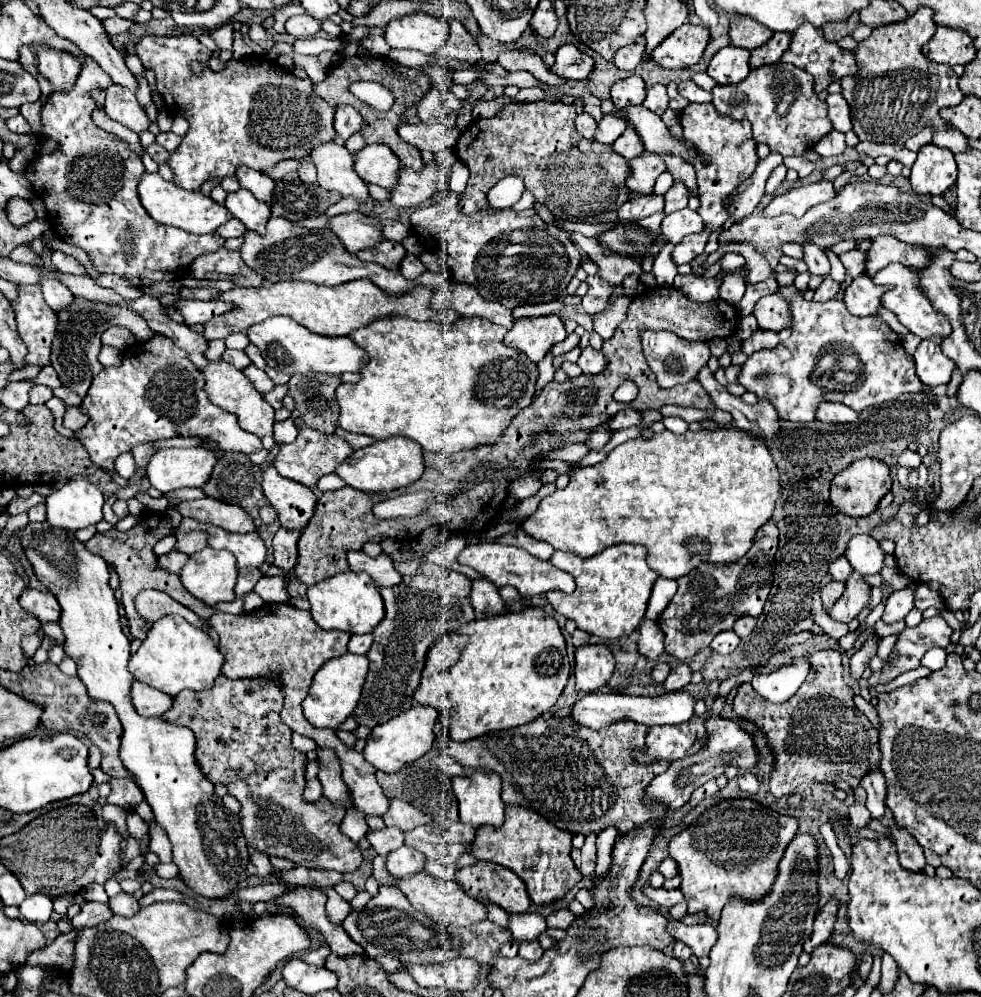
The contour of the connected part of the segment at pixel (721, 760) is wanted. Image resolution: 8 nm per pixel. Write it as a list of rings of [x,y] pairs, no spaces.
[[[709,716],[707,732],[709,732],[707,738],[711,738],[711,740],[705,744],[705,748],[701,748],[701,752],[697,752],[695,756],[671,762],[663,774],[653,778],[653,784],[649,784],[649,788],[645,788],[645,804],[653,804],[653,800],[661,800],[661,804],[665,804],[665,812],[675,812],[687,804],[687,800],[691,798],[695,788],[703,786],[707,780],[713,780],[719,774],[723,774],[725,766],[733,764],[733,766],[739,766],[741,770],[751,770],[755,766],[755,762],[757,762],[755,744],[753,744],[751,736],[747,732],[743,732],[735,722],[721,718],[721,716]]]

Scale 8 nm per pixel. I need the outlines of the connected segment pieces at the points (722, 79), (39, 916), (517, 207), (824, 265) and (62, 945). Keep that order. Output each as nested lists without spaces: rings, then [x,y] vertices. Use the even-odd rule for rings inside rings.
[[[737,46],[721,48],[709,62],[707,74],[717,84],[735,84],[747,78],[749,74],[749,50]]]
[[[35,894],[35,896],[29,896],[29,898],[19,906],[19,910],[21,910],[21,916],[23,916],[25,920],[41,924],[41,922],[49,920],[49,916],[51,916],[51,912],[53,912],[53,902],[51,902],[49,896]]]
[[[525,190],[523,192],[523,194],[521,195],[520,200],[517,203],[515,203],[512,206],[512,208],[516,212],[521,212],[521,211],[524,211],[526,209],[533,209],[535,203],[536,203],[536,200],[533,197],[533,195],[529,191]]]
[[[803,244],[803,262],[809,266],[809,274],[829,274],[829,260],[823,248],[817,248],[817,244]]]
[[[71,930],[69,934],[61,934],[53,940],[53,944],[33,952],[27,958],[27,964],[32,966],[40,965],[49,968],[49,966],[57,966],[63,970],[69,970],[73,966],[73,946],[75,946],[75,938],[77,932]]]

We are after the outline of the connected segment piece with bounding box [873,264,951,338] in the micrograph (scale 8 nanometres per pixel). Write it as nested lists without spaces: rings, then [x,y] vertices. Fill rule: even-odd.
[[[889,264],[883,270],[879,270],[873,276],[875,284],[885,284],[889,286],[887,292],[881,296],[881,306],[889,308],[893,314],[897,314],[897,318],[901,320],[901,324],[917,334],[919,338],[929,338],[929,336],[947,336],[951,332],[951,324],[947,320],[945,314],[937,312],[931,304],[931,300],[917,288],[917,278],[911,274],[911,270],[903,264]]]

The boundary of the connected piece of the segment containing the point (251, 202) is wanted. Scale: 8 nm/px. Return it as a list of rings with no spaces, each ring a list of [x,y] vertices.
[[[239,188],[237,192],[227,194],[225,208],[231,212],[233,218],[241,220],[247,226],[247,230],[255,230],[257,234],[265,234],[265,224],[271,216],[269,204],[259,202],[245,188]]]

